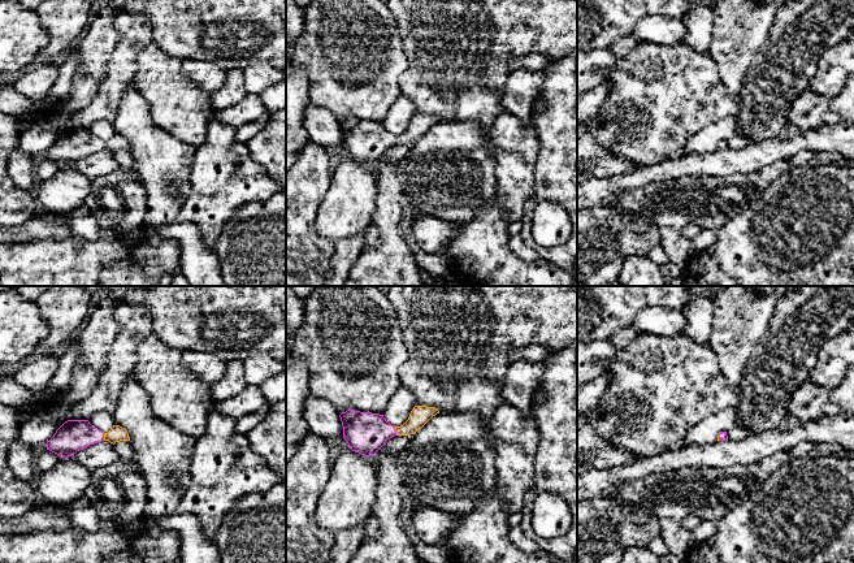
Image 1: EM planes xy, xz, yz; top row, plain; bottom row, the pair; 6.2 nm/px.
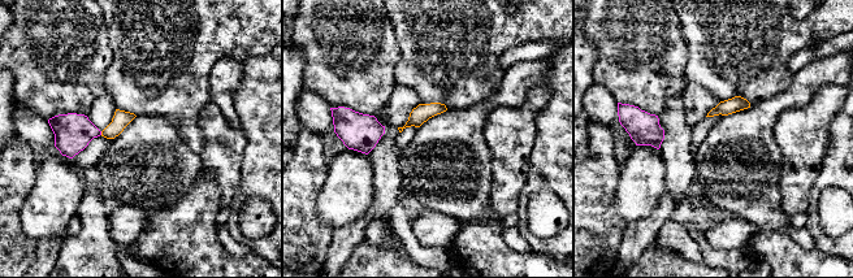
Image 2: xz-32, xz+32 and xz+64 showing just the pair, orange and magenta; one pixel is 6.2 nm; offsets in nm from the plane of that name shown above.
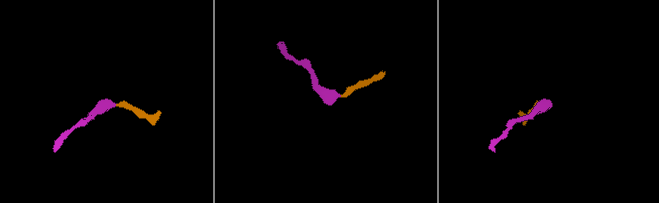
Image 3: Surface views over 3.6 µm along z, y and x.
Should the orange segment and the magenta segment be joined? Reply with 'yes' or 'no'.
yes

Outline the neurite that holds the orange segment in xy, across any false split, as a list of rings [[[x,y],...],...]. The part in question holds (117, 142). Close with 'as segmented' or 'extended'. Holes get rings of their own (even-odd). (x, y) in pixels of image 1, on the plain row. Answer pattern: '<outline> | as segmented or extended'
[[[68,129],[45,153],[47,159],[60,166],[68,166],[74,165],[81,157],[101,150],[109,150],[114,153],[120,150],[130,150],[130,146],[127,139],[120,134],[113,134],[108,142],[103,142],[91,134],[88,129]]] | extended

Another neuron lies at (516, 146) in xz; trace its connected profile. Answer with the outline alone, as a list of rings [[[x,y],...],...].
[[[502,112],[490,129],[494,147],[497,192],[506,220],[523,218],[524,205],[534,191],[534,170],[541,143],[532,113],[528,124],[515,114]]]

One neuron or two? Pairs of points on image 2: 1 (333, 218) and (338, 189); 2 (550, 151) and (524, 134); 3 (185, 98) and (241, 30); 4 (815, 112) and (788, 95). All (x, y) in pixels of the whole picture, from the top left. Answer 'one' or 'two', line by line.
1: one
2: two
3: one
4: two

